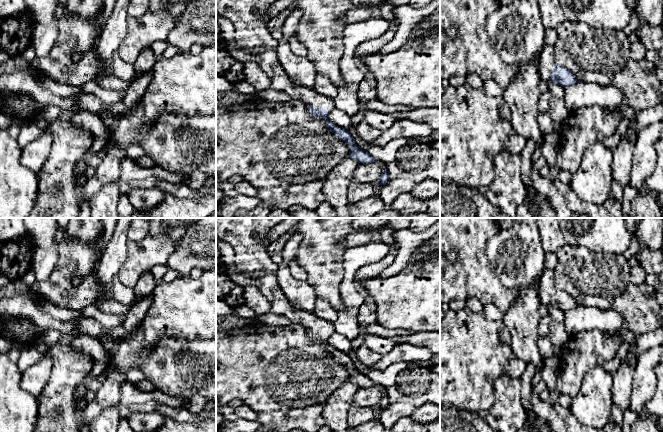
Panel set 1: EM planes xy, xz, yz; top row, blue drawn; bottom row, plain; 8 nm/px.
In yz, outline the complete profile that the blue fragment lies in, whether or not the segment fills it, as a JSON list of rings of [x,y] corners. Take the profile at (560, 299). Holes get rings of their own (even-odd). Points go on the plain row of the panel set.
[[[545,269],[539,279],[539,298],[542,305],[551,305],[566,312],[578,306],[574,297],[559,290],[553,283],[553,270]]]

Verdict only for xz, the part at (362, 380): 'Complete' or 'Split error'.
Split error

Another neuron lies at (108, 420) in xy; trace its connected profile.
[[[117,407],[107,408],[90,422],[90,432],[118,432],[120,414]]]

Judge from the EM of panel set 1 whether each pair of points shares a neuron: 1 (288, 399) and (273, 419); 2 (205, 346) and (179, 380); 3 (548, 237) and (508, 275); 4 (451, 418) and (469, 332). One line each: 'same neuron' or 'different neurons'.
1: different neurons
2: same neuron
3: different neurons
4: different neurons

